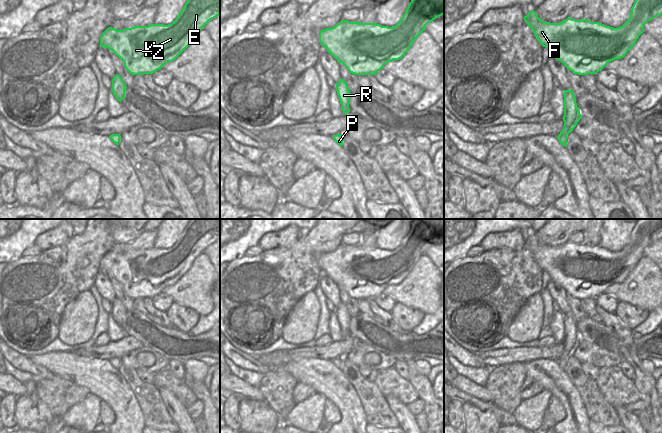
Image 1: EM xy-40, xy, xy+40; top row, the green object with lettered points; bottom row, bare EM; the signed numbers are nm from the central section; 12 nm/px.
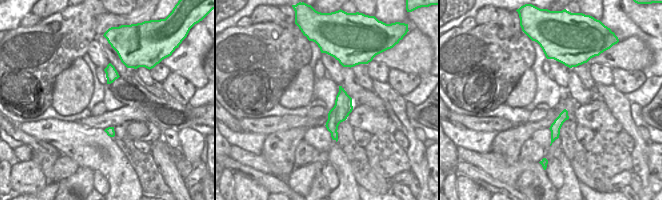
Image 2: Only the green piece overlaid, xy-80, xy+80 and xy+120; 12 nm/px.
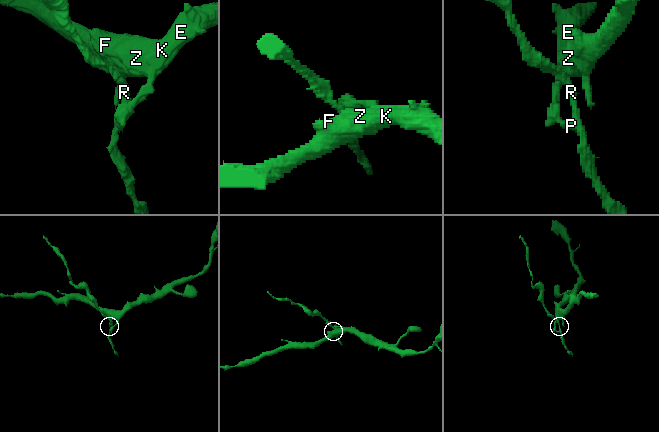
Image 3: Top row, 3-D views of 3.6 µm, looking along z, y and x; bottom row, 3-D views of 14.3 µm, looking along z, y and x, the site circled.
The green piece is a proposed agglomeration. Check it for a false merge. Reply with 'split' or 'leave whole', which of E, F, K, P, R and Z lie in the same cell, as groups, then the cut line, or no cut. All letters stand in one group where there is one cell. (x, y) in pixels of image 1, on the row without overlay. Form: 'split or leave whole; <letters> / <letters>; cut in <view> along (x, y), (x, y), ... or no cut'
split; E F K P Z / R; cut in xy+40 along (559, 358), (566, 359)

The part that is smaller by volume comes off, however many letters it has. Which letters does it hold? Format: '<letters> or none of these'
R

